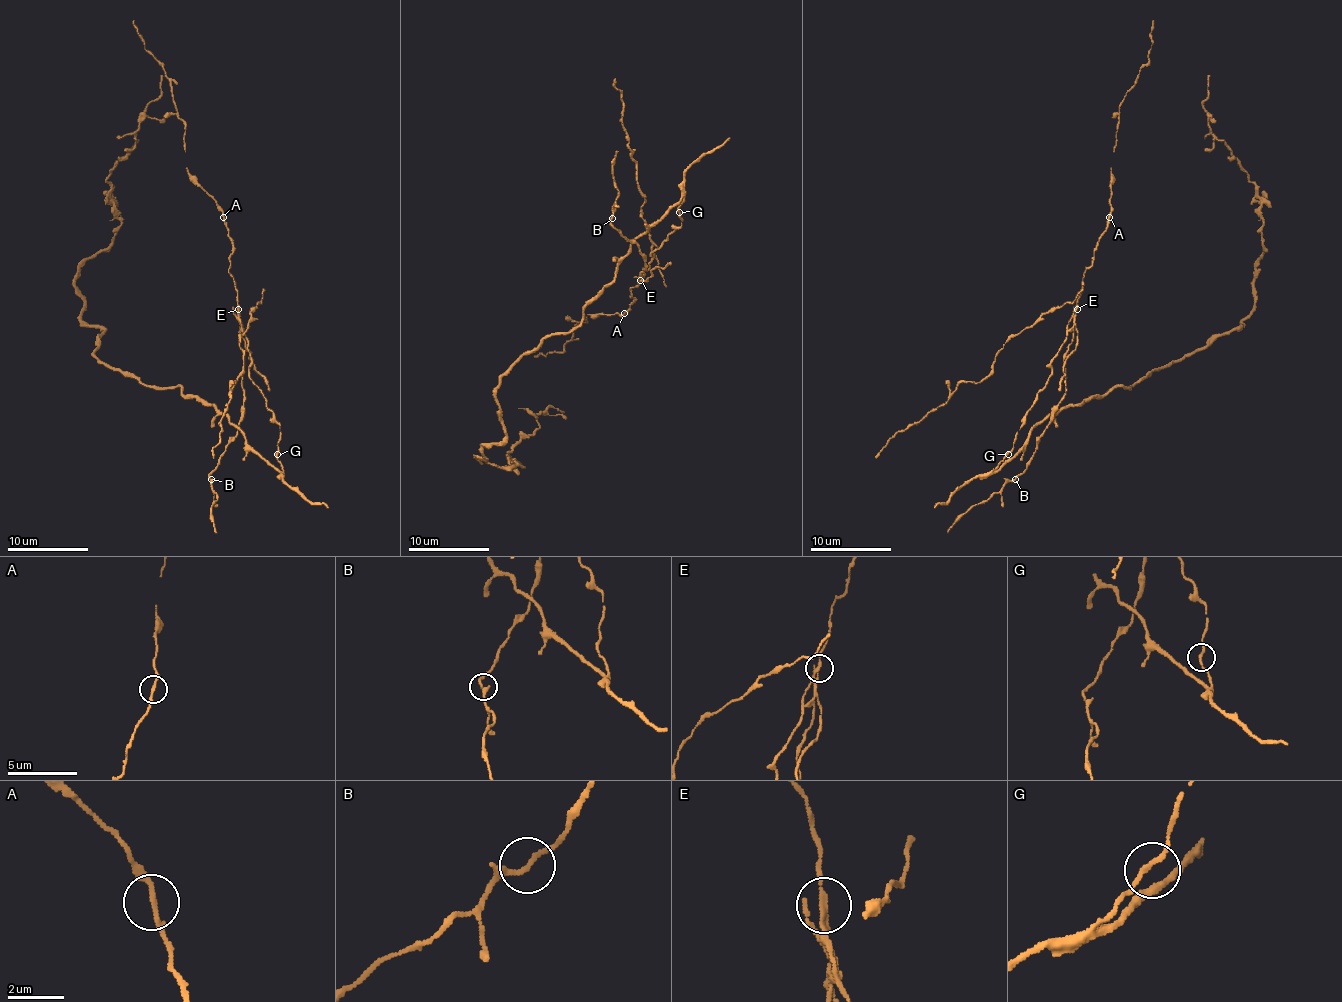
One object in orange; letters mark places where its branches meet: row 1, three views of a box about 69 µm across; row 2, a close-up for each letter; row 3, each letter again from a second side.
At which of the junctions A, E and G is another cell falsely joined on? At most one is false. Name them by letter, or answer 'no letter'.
E

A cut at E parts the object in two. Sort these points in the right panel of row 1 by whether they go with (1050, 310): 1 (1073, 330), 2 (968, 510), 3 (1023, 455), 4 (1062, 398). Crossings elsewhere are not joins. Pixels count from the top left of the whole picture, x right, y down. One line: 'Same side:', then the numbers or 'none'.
Same side: 1, 2, 4

